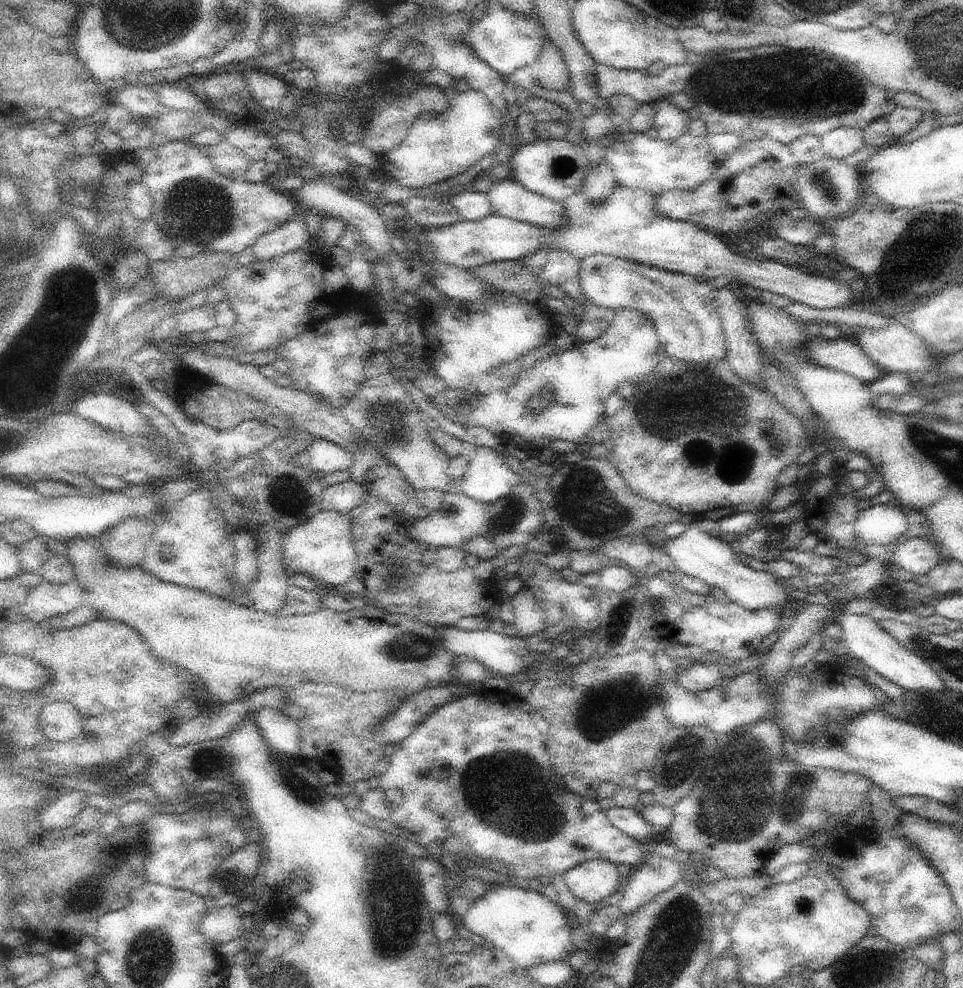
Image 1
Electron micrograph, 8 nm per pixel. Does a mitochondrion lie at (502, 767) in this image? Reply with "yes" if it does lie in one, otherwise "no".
yes

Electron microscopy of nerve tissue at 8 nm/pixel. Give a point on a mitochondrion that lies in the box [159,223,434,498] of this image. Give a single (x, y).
(385, 419)

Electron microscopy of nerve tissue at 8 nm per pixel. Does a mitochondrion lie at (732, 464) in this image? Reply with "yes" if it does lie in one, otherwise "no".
yes

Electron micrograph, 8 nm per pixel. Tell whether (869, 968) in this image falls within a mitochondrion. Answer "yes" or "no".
yes

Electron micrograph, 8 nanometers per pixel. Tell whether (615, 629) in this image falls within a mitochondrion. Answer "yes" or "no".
yes

